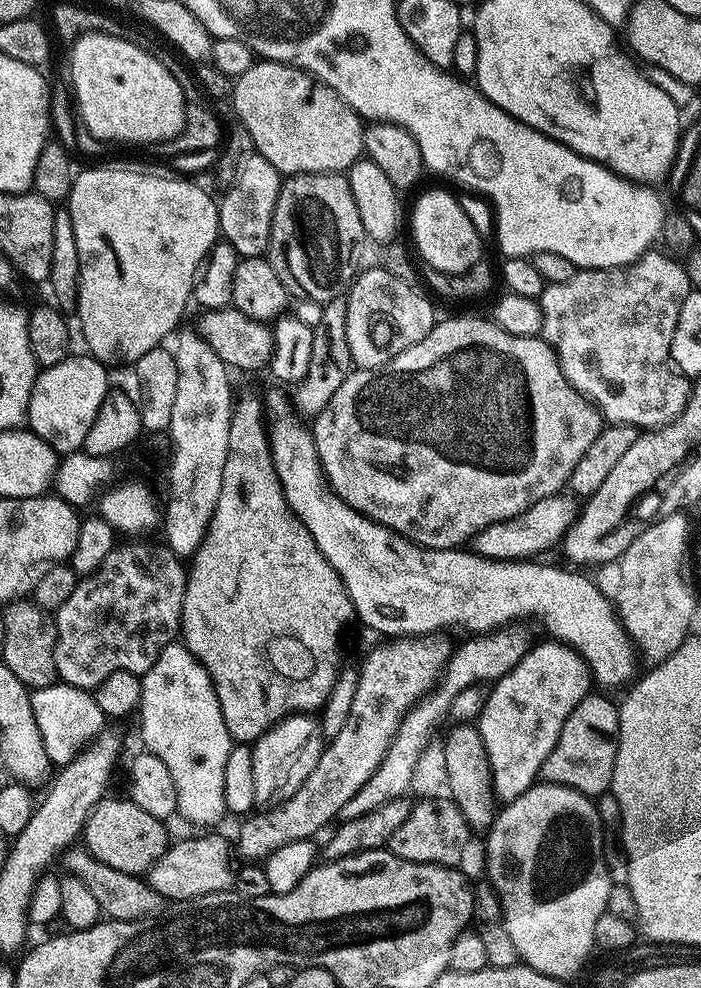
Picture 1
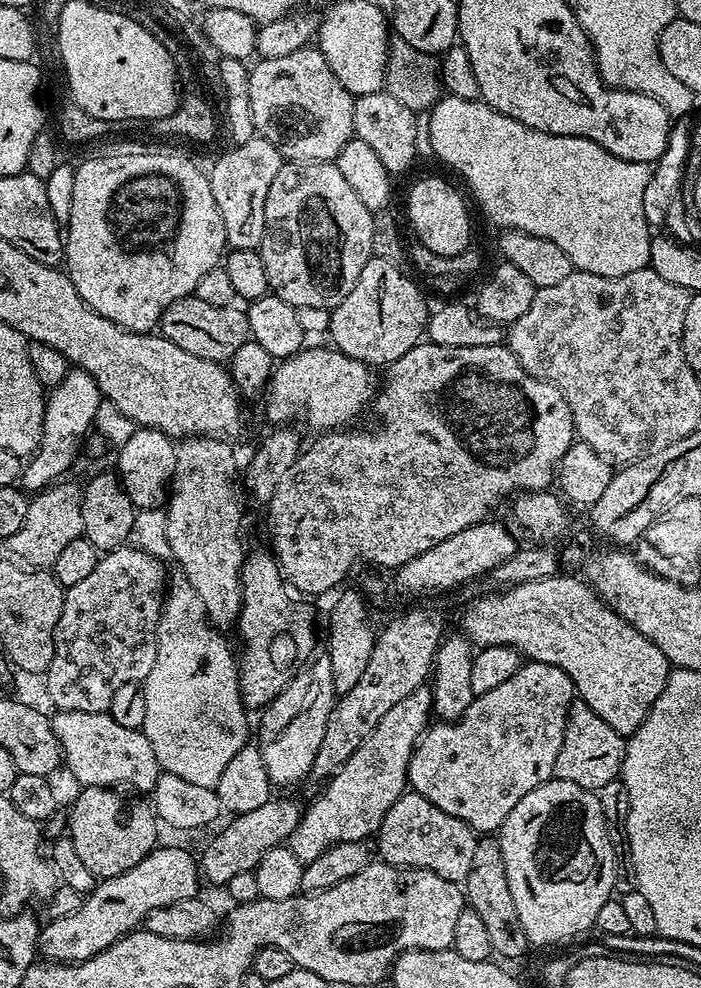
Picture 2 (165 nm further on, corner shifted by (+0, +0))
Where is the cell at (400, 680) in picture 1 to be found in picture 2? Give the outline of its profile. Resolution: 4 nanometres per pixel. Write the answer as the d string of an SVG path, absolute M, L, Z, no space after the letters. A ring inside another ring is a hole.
M273 798L266 806L258 806L258 810L250 810L250 814L232 816L229 824L209 842L204 853L199 853L198 863L203 879L212 884L226 886L234 874L242 874L255 870L262 854L271 848L279 848L291 841L294 830L302 815L302 804L296 800L279 800Z

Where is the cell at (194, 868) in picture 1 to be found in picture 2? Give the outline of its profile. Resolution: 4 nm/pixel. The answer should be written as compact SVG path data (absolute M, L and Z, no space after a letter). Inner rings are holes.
M157 846L150 854L146 854L146 858L142 858L142 862L138 862L138 866L130 866L126 874L100 880L96 887L84 896L82 906L78 906L78 910L64 915L63 918L49 919L48 924L45 923L40 929L39 955L45 961L58 964L76 964L80 960L90 958L106 950L106 946L110 946L115 940L122 939L127 932L137 931L143 925L146 914L150 914L150 910L158 910L158 906L170 906L174 902L197 899L199 892L196 891L199 890L200 884L202 885L202 873L195 855L191 856L184 848Z

